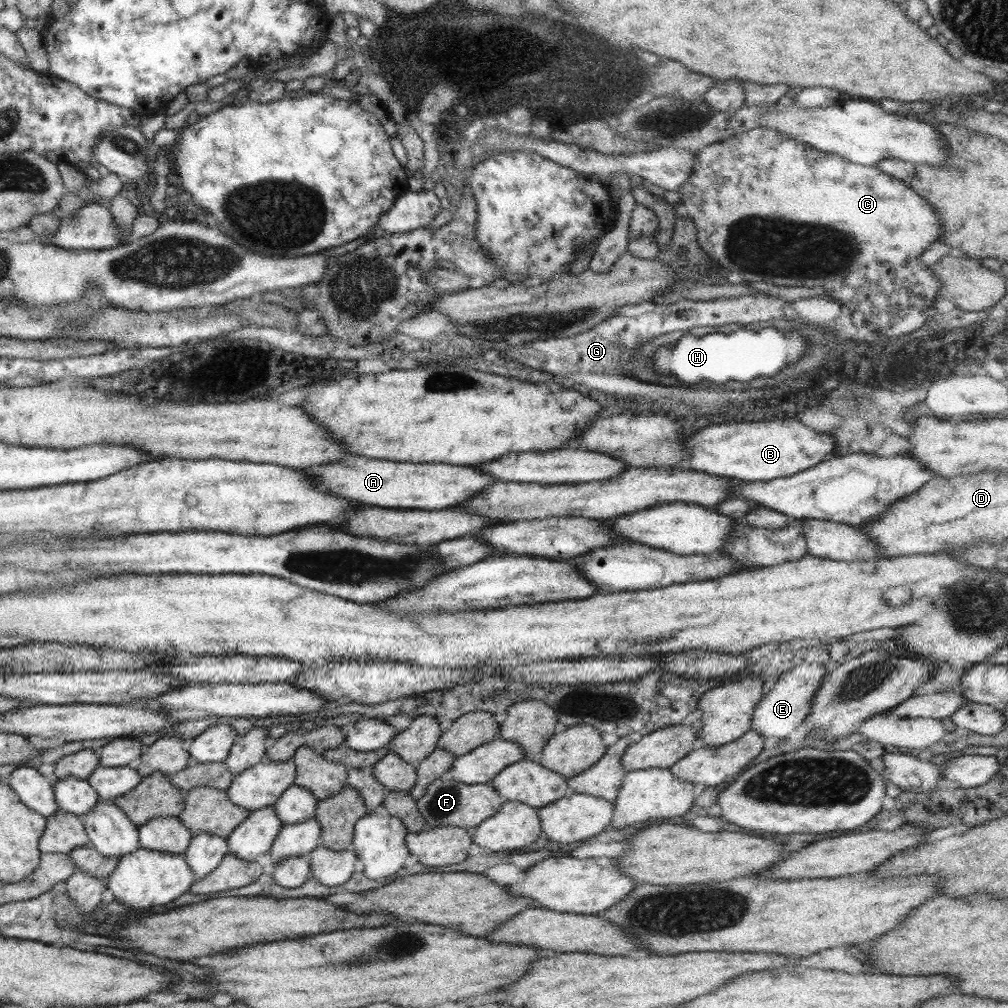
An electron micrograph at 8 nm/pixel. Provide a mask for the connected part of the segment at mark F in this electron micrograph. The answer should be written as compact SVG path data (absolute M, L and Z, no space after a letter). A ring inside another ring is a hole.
M446 772L427 786L416 804L423 820L426 821L426 829L437 826L459 826L471 832L486 818L494 816L504 801L505 798L501 797L490 783L464 784L456 782L454 778L450 778L450 773Z

